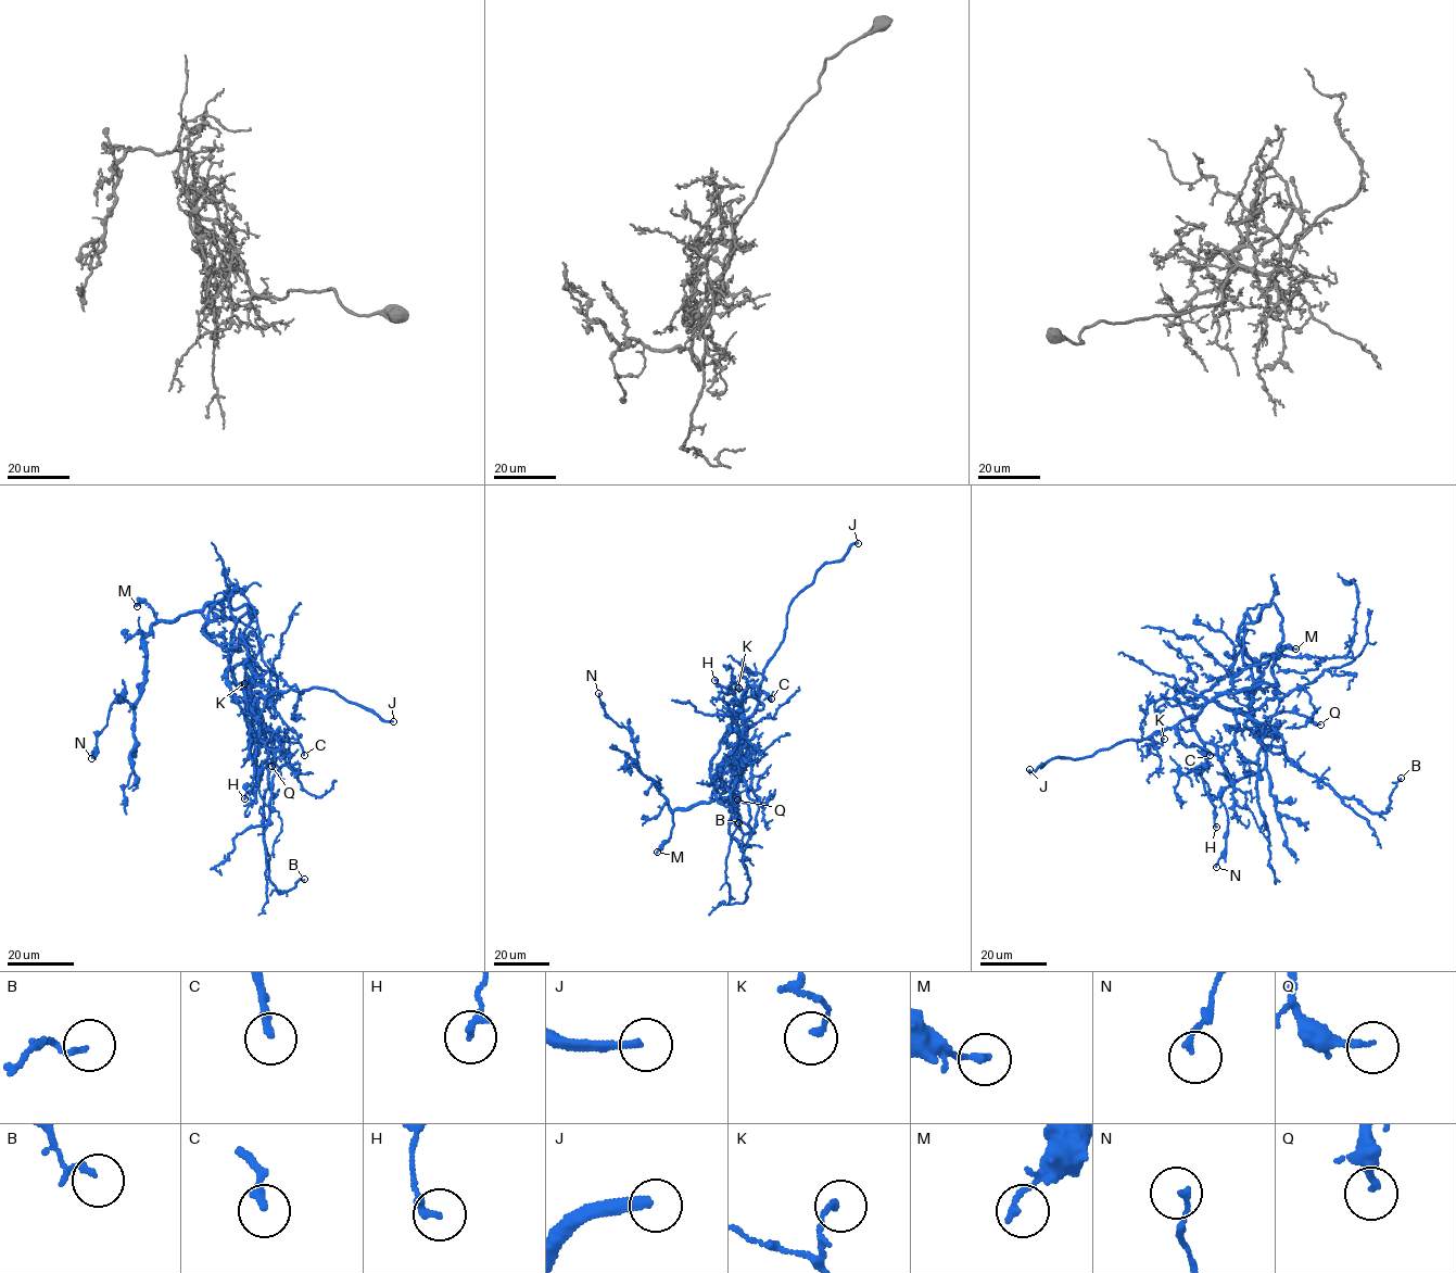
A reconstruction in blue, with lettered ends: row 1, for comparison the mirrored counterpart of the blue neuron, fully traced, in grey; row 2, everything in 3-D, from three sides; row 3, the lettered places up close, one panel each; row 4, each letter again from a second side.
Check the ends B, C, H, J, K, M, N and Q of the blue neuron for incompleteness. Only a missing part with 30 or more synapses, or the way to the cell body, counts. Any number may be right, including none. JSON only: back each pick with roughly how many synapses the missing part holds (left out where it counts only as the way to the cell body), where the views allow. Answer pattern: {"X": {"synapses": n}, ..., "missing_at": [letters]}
{"C": {"synapses": 45}, "missing_at": ["C", "J"]}

